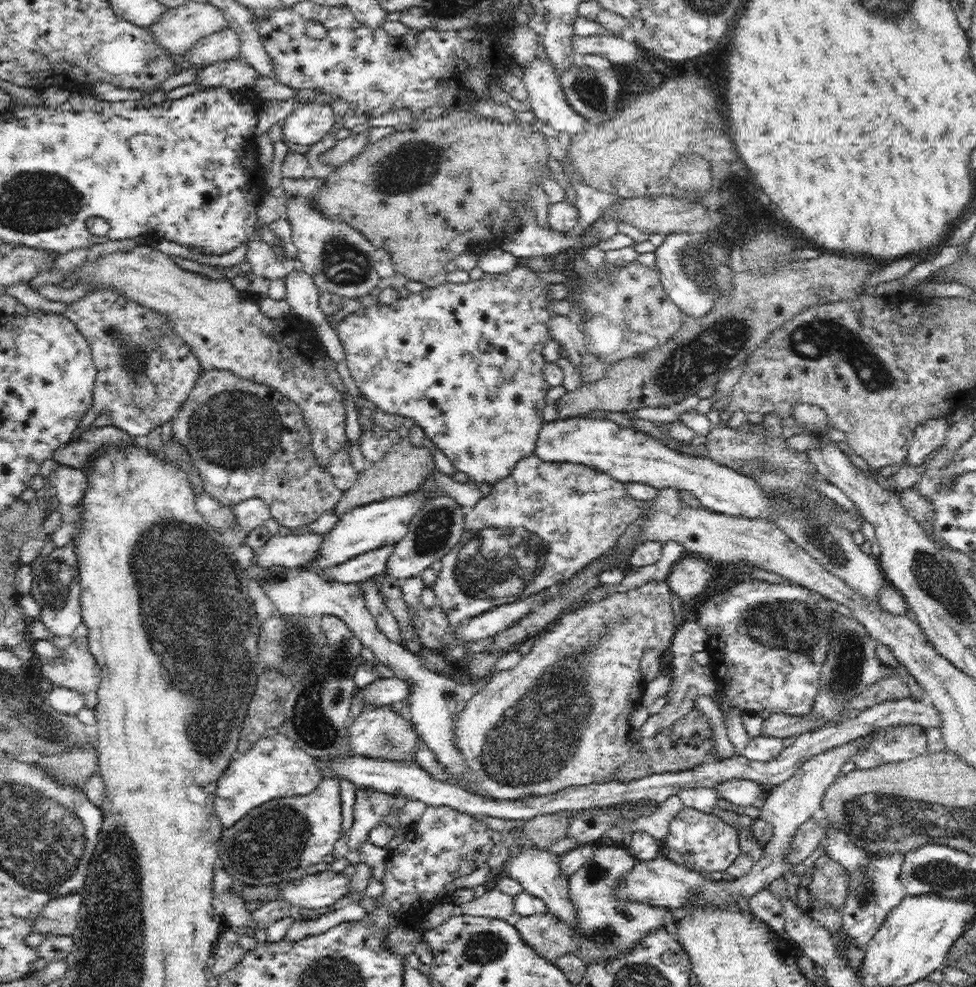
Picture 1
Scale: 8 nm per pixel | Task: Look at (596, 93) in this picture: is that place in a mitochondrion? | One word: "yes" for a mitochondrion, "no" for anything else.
yes

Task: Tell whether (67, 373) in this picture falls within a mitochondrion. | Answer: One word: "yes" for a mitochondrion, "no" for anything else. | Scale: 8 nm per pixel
no

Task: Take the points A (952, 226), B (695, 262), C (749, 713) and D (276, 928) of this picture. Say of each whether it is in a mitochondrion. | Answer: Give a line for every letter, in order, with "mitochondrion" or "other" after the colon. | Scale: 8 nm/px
A: other
B: mitochondrion
C: other
D: other

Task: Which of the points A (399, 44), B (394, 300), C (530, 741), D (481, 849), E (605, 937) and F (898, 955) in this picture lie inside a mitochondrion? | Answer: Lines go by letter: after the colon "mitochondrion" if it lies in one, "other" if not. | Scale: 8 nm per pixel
A: other
B: other
C: mitochondrion
D: other
E: mitochondrion
F: other

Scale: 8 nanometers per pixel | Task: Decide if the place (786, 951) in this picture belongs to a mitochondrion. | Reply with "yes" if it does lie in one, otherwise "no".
no

